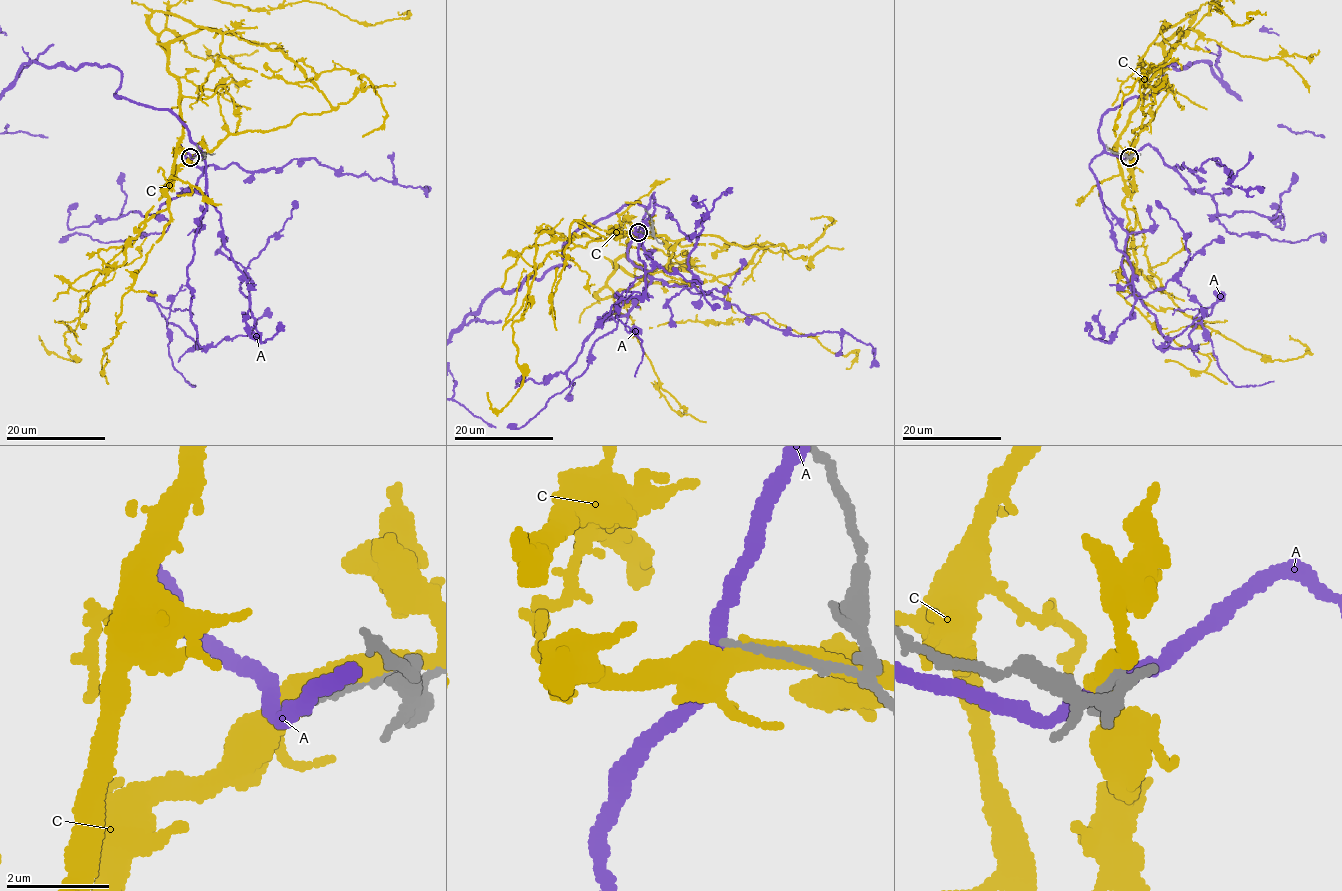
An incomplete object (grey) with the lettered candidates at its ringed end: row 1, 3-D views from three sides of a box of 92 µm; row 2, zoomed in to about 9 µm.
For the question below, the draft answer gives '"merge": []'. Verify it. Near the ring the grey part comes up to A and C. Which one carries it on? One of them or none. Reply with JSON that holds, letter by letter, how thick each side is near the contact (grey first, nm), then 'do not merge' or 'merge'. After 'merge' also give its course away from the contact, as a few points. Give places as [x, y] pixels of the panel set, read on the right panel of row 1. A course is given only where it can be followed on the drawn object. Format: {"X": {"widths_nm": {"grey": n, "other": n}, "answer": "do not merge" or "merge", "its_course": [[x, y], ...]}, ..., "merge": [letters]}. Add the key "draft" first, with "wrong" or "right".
{"draft": "right", "A": {"widths_nm": {"grey": 160, "other": 300}, "answer": "do not merge"}, "C": {"widths_nm": {"grey": 180, "other": 400}, "answer": "do not merge"}, "merge": []}

